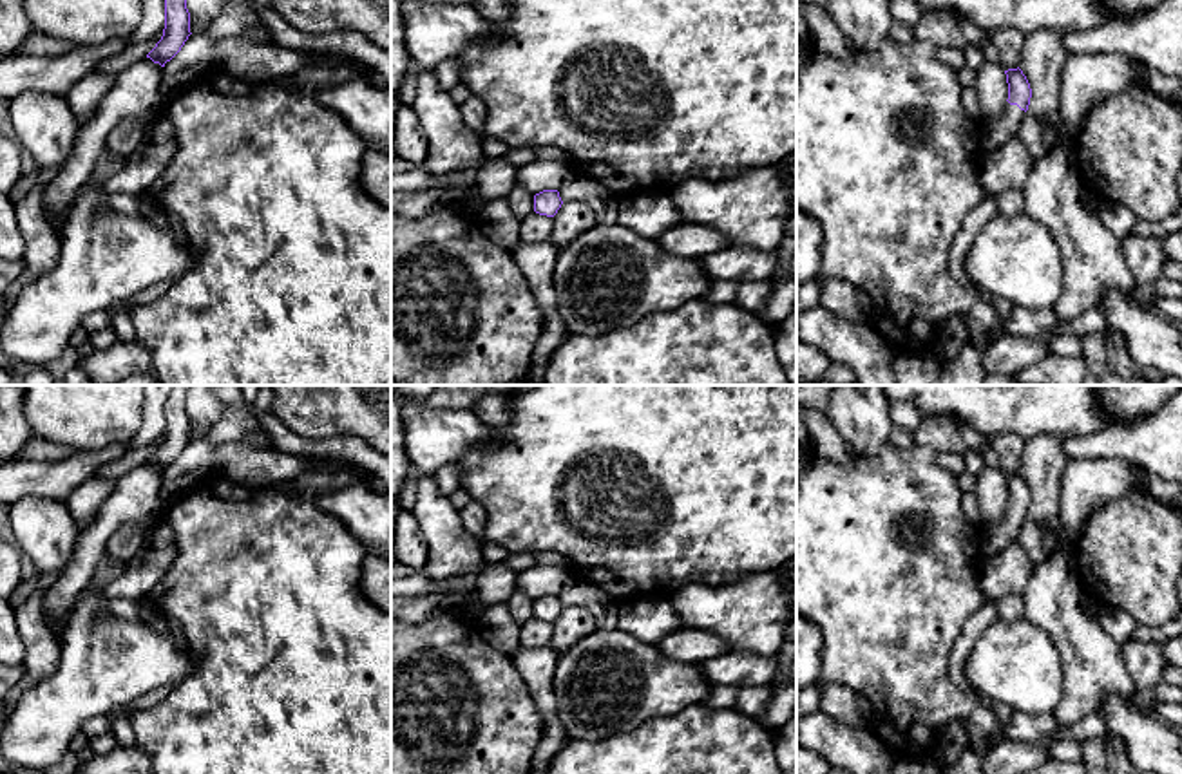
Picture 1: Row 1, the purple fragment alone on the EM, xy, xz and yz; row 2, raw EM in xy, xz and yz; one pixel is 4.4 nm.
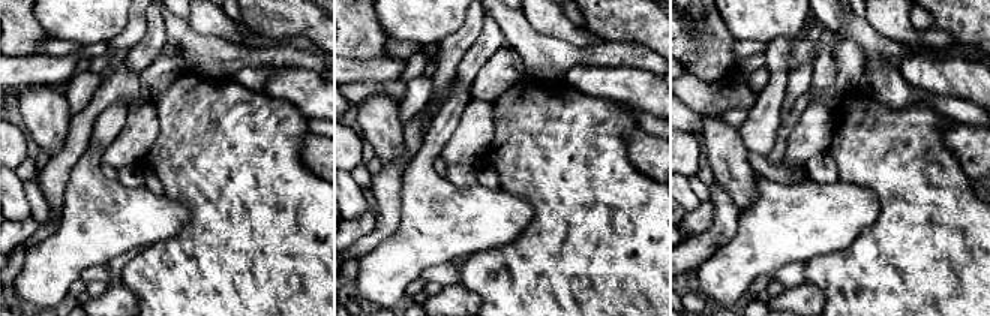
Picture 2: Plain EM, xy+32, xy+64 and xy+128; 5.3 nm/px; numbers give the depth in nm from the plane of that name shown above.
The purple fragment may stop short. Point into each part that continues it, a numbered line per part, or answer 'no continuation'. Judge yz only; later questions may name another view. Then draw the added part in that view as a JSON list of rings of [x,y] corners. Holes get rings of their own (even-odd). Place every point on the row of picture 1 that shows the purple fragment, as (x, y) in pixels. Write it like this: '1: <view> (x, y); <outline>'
1: yz (998, 131); [[[1006,105],[997,118],[985,118],[981,127],[981,150],[990,152],[1006,145],[1012,137],[1021,134],[1025,110],[1017,105]]]

